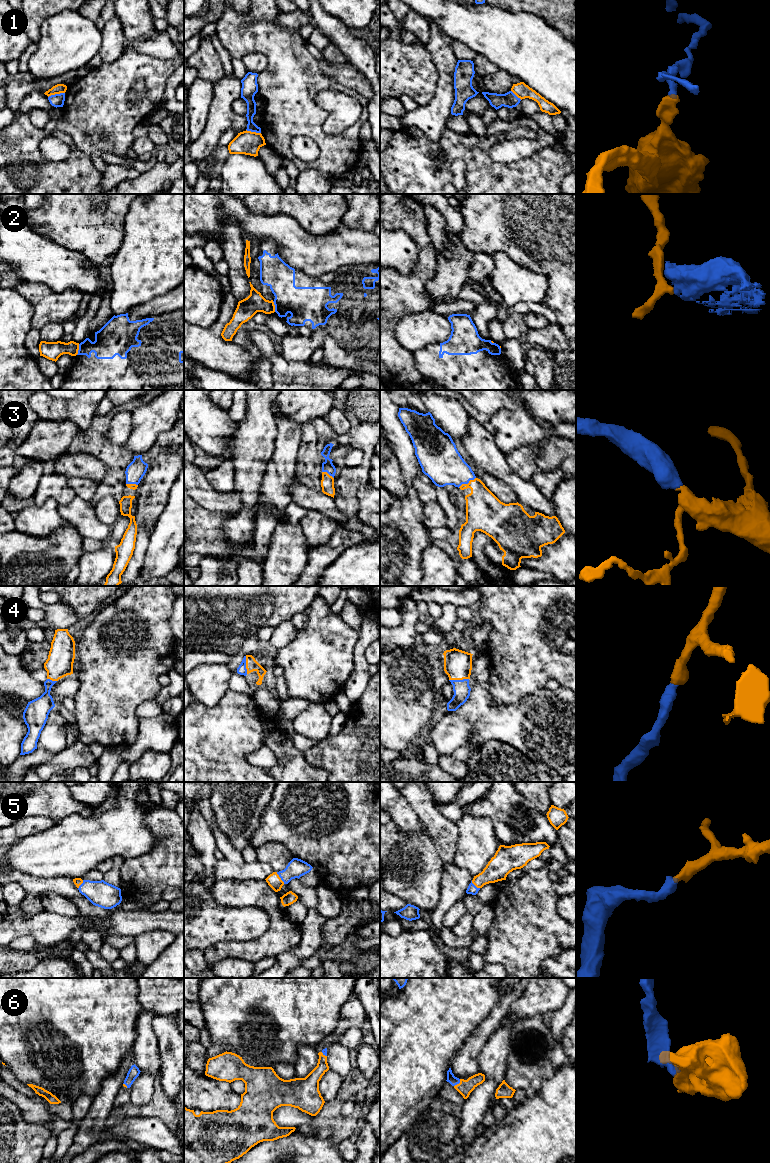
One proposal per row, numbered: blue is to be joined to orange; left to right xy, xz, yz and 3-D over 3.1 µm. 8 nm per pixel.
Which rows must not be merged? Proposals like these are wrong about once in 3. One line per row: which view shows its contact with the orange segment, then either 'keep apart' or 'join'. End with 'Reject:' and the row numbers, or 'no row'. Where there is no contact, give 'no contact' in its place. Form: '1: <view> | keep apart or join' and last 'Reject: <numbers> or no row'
1: xy | keep apart
2: xy | keep apart
3: yz | join
4: yz | join
5: xz | join
6: yz | join
Reject: 1, 2

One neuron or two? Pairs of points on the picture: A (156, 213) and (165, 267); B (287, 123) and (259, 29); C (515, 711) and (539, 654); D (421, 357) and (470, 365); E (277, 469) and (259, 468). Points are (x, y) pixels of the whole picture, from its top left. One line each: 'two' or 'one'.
A: one
B: one
C: two
D: one
E: two

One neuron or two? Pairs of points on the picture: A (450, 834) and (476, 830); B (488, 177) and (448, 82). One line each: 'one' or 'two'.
A: two
B: two

